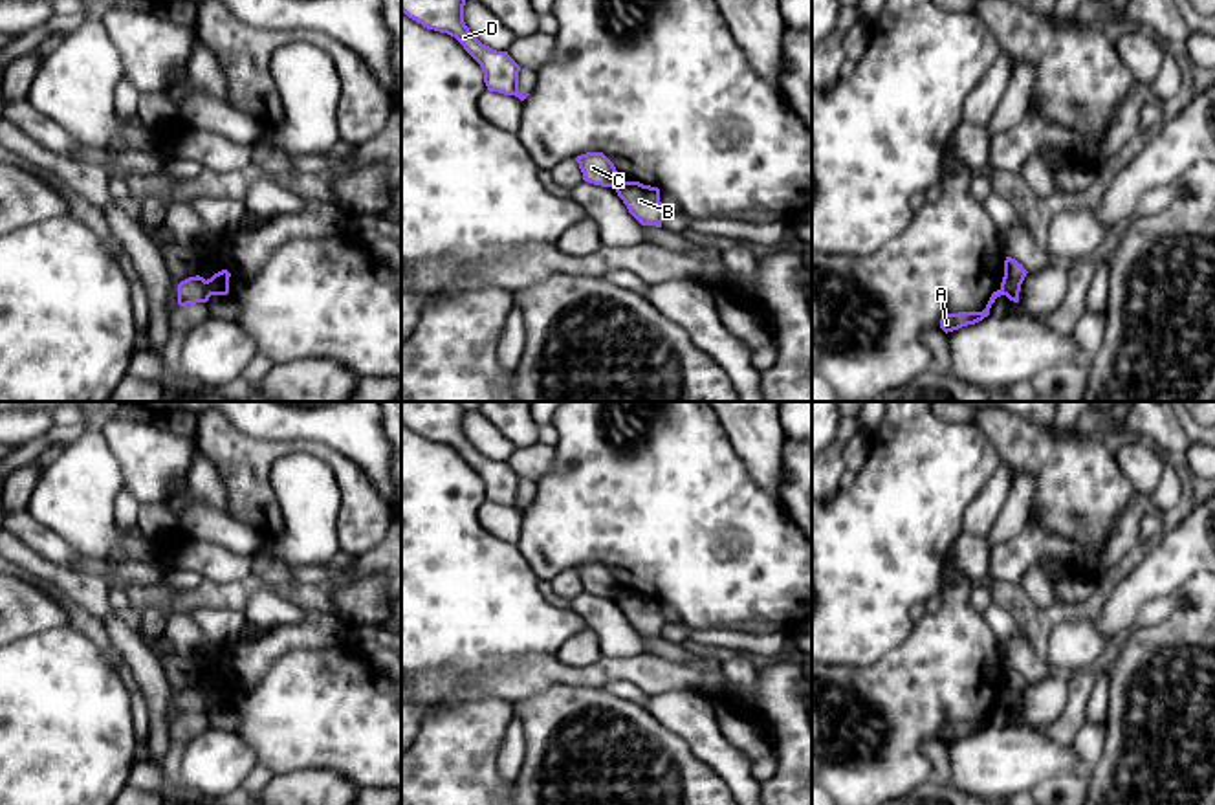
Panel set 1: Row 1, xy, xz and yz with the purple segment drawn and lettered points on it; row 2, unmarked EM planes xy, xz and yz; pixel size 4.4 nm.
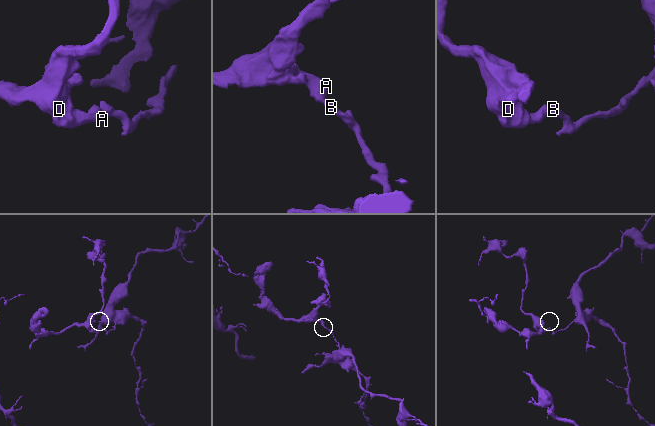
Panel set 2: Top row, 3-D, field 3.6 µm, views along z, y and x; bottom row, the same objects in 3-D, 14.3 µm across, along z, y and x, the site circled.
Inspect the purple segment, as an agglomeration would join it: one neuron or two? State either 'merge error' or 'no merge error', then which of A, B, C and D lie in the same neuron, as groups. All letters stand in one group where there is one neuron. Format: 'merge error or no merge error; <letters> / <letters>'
merge error; A C D / B

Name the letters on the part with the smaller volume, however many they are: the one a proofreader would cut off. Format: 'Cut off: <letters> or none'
Cut off: A, C, D

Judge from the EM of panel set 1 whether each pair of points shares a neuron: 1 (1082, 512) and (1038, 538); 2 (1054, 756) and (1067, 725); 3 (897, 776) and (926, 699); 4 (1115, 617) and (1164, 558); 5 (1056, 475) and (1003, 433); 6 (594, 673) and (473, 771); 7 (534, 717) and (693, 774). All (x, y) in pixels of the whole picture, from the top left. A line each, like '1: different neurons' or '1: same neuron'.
1: different neurons
2: different neurons
3: same neuron
4: same neuron
5: same neuron
6: different neurons
7: same neuron

